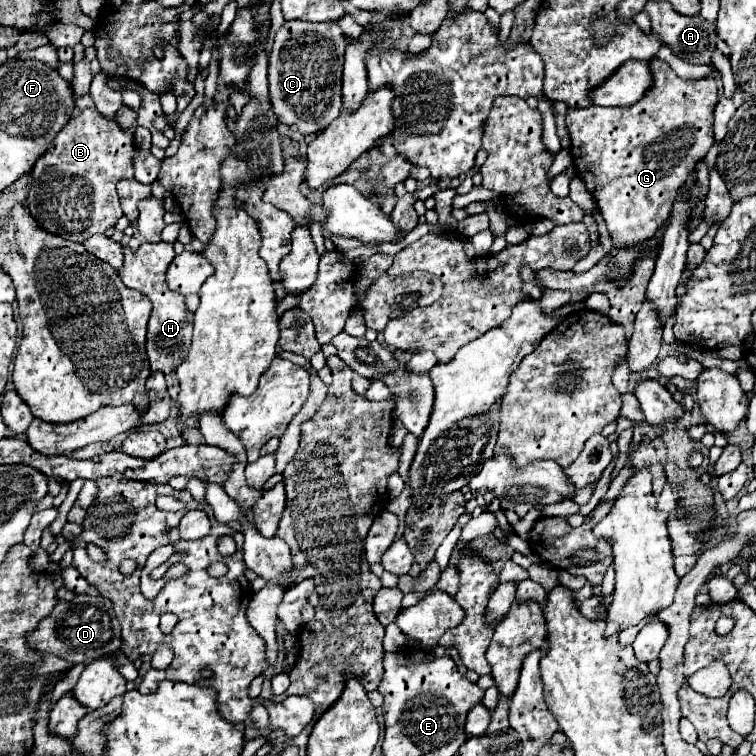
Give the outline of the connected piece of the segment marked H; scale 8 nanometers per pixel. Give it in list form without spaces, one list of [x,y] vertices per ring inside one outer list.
[[[145,242],[135,252],[128,246],[124,246],[124,264],[118,270],[118,276],[126,286],[142,292],[152,302],[148,334],[146,334],[146,352],[150,358],[150,368],[164,372],[168,392],[176,402],[180,392],[180,386],[176,380],[176,364],[180,362],[180,358],[174,352],[188,350],[192,346],[192,312],[186,310],[184,296],[170,292],[170,288],[166,286],[166,270],[168,270],[168,264],[174,260],[174,256],[176,252],[172,244],[166,244],[166,242]]]

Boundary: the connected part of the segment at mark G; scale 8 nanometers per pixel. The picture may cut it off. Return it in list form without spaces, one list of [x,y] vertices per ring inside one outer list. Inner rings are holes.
[[[658,58],[650,60],[650,70],[654,86],[634,106],[572,108],[566,114],[576,172],[596,198],[614,248],[640,244],[666,224],[680,184],[714,144],[716,82],[712,78],[682,80]]]

